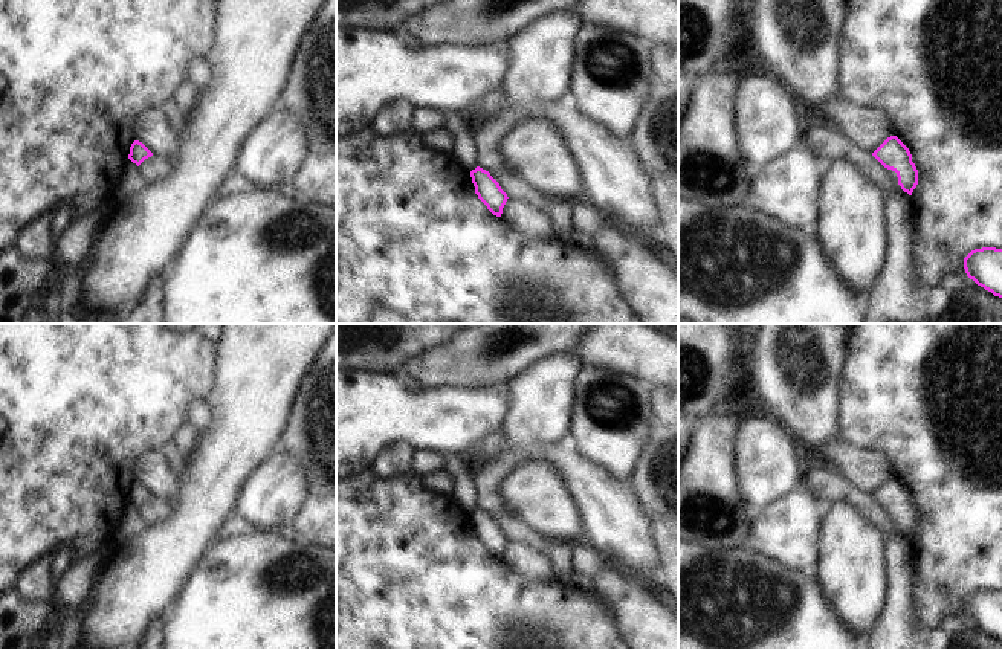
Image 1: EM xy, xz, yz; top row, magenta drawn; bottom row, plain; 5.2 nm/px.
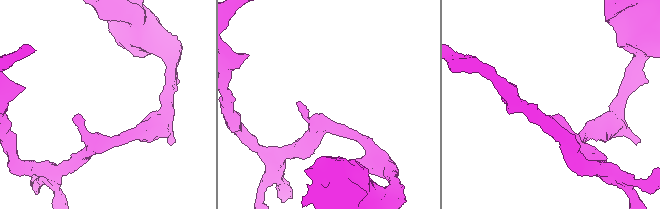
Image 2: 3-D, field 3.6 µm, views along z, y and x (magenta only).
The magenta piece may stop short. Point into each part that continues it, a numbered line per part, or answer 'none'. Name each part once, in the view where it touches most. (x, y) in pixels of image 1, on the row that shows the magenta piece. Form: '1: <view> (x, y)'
none

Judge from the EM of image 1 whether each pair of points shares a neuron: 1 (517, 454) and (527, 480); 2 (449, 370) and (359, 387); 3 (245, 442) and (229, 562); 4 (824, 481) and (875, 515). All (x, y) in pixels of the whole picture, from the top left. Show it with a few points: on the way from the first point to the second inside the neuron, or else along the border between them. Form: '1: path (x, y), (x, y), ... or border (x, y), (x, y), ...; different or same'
1: border (532, 458), (520, 463), (500, 483), (497, 490); different
2: border (394, 373), (400, 379); different
3: border (216, 539), (194, 568); different
4: path (836, 487), (863, 503); same

